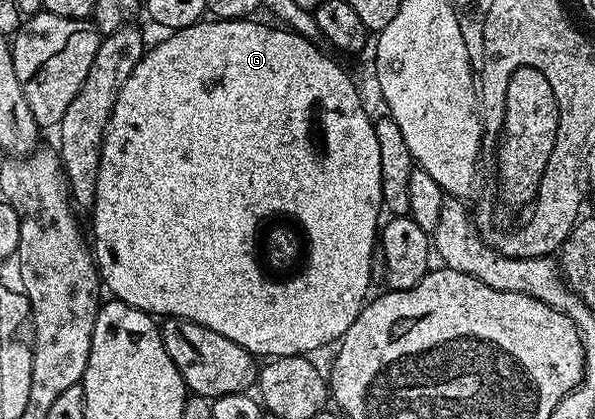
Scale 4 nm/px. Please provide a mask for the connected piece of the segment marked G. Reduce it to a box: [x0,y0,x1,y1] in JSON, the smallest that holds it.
[92,19,384,359]

